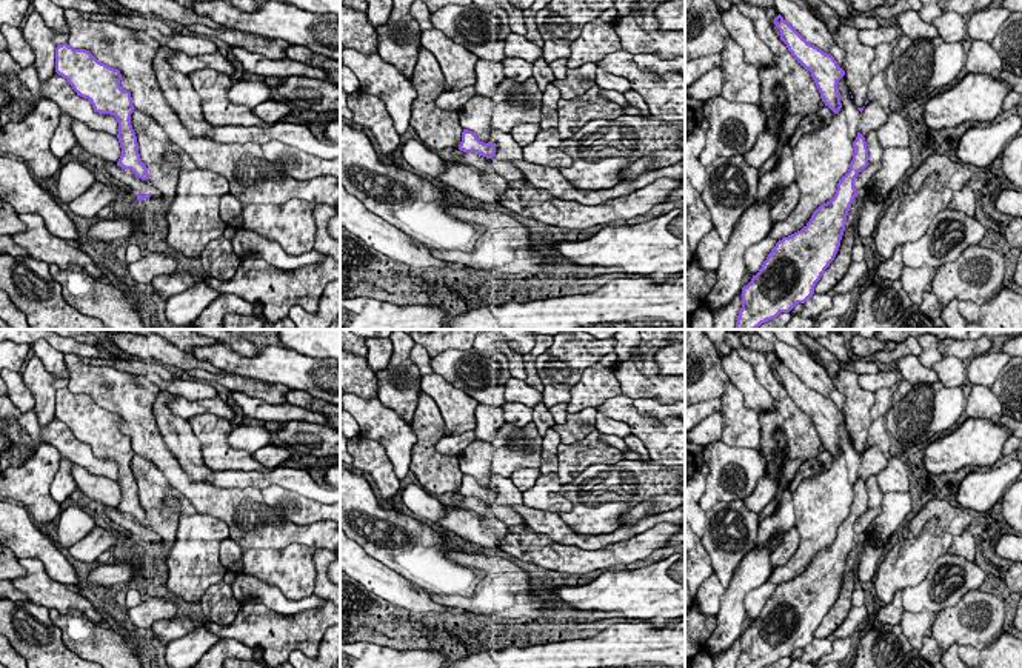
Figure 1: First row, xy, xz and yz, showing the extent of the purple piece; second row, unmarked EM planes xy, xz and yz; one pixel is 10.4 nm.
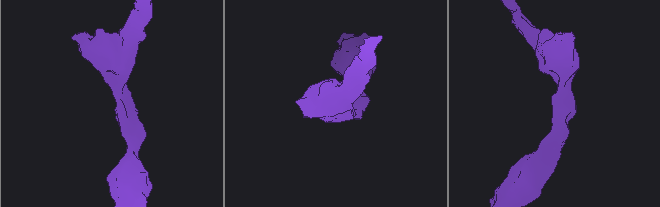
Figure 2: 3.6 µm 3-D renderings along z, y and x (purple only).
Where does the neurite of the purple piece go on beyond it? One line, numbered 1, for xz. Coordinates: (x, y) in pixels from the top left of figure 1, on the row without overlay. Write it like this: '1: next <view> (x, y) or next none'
1: next none

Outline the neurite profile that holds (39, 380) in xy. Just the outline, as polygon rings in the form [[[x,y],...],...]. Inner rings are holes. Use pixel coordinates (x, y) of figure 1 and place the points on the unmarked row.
[[[35,356],[29,360],[22,377],[35,400],[34,411],[38,423],[42,426],[48,425],[55,417],[55,392],[68,388],[68,380],[54,377]]]

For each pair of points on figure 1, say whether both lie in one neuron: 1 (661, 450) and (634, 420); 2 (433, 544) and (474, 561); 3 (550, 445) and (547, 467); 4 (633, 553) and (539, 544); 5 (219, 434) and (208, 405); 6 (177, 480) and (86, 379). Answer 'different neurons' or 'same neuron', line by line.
1: same neuron
2: different neurons
3: same neuron
4: same neuron
5: different neurons
6: same neuron

